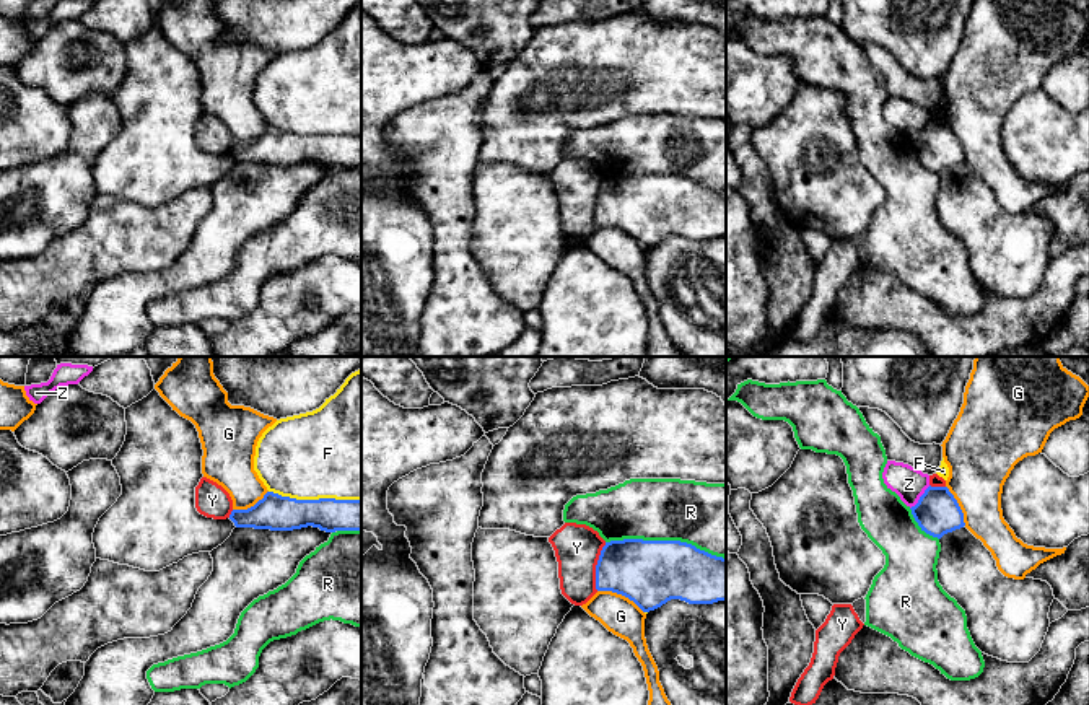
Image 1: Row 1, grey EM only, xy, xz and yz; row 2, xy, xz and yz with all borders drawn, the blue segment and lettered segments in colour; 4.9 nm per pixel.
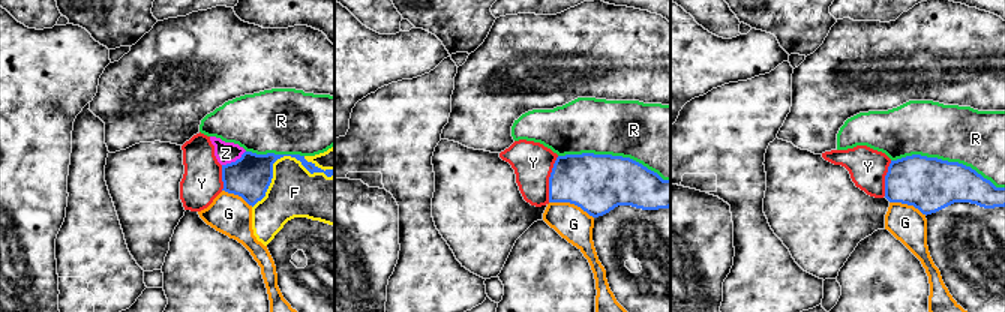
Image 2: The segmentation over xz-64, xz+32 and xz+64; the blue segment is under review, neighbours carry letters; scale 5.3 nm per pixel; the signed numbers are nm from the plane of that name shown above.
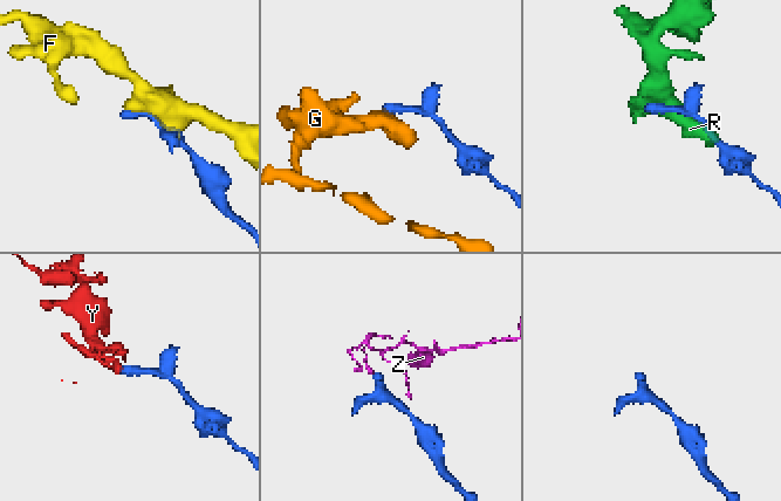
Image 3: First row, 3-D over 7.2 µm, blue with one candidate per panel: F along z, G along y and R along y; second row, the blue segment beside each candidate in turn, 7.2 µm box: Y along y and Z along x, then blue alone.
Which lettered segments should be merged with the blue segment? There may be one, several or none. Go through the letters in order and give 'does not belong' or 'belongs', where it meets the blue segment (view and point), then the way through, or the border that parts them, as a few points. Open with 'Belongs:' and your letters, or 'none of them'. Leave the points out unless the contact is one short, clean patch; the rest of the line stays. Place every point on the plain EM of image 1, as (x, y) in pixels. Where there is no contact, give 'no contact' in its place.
Belongs: none of them
F: does not belong | xy (314, 135)
G: does not belong | xz (621, 228) | along xz (598, 225), (621, 228), (643, 248)
R: does not belong | xz (666, 176)
Y: does not belong | xz (596, 202) | along xz (606, 178), (596, 201), (596, 225)
Z: does not belong | yz (920, 132) | along yz (930, 121), (910, 144)

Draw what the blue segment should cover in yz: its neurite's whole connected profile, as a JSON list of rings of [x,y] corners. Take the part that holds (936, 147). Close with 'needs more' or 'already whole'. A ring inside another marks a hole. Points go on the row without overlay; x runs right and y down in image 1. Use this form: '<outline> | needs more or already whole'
[[[929,120],[910,145],[921,166],[938,174],[965,161],[964,148],[947,122]]] | already whole

